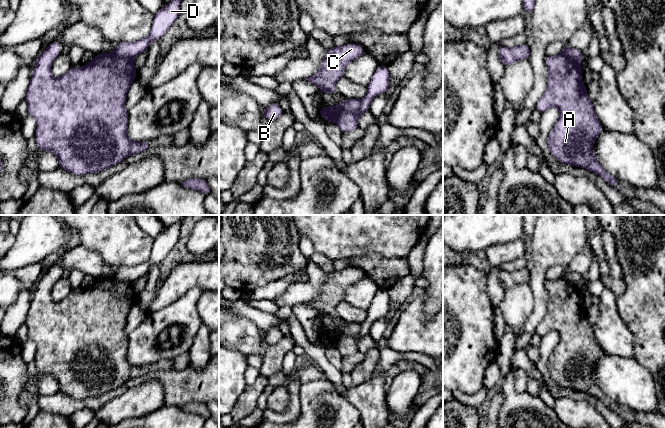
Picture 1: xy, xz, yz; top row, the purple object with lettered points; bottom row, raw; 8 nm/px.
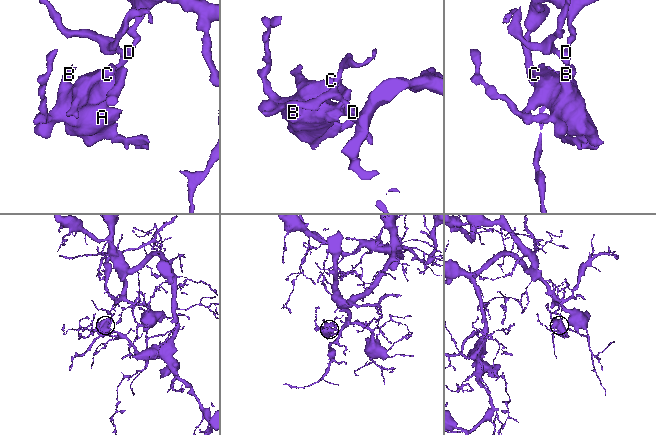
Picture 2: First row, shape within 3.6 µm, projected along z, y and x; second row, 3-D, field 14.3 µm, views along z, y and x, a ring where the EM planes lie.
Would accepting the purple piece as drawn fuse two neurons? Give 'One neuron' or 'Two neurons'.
Two neurons

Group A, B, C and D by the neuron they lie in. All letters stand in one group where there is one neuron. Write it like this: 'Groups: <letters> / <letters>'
Groups: A B C / D

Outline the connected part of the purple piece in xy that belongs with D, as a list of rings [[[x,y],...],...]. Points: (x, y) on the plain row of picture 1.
[[[180,220],[168,226],[165,231],[154,238],[149,259],[136,266],[117,267],[113,277],[119,281],[129,281],[133,283],[145,276],[151,266],[159,265],[178,241],[182,222],[183,220]]]

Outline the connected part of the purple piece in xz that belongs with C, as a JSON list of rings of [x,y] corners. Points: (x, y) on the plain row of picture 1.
[[[357,267],[332,271],[328,274],[320,294],[306,304],[317,309],[319,316],[337,318],[335,308],[343,301],[346,290],[365,277],[365,273]]]

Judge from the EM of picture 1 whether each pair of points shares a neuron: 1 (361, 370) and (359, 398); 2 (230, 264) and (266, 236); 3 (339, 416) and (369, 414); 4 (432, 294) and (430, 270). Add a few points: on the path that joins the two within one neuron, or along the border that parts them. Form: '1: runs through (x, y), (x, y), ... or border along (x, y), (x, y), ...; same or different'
1: border along (376, 370), (362, 383), (354, 387); different
2: runs through (239, 263), (257, 245); same
3: border along (345, 397), (356, 408), (360, 417); different
4: runs through (432, 288), (432, 276); same

